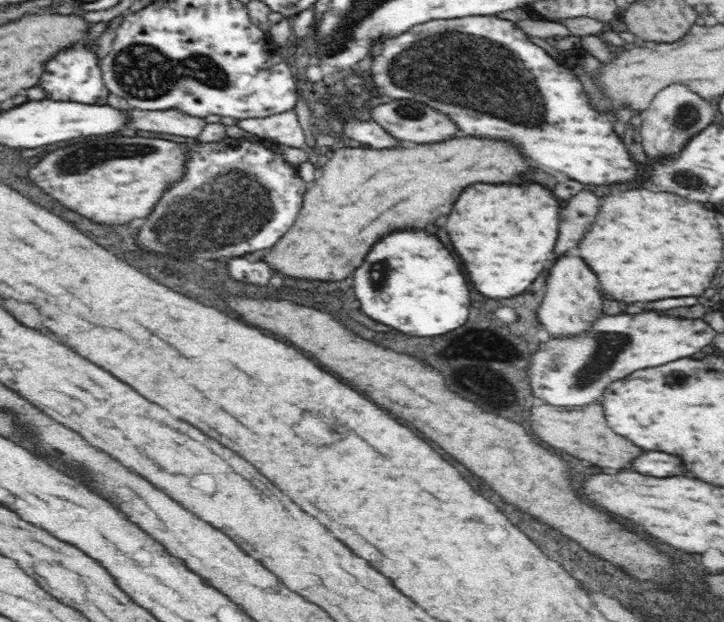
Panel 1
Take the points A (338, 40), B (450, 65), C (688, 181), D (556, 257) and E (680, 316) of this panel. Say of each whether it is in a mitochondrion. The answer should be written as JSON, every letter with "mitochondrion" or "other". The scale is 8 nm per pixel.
{"A":"mitochondrion","B":"mitochondrion","C":"mitochondrion","D":"other","E":"other"}

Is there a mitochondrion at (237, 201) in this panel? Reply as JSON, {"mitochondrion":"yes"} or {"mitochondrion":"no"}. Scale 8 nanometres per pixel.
{"mitochondrion":"yes"}

